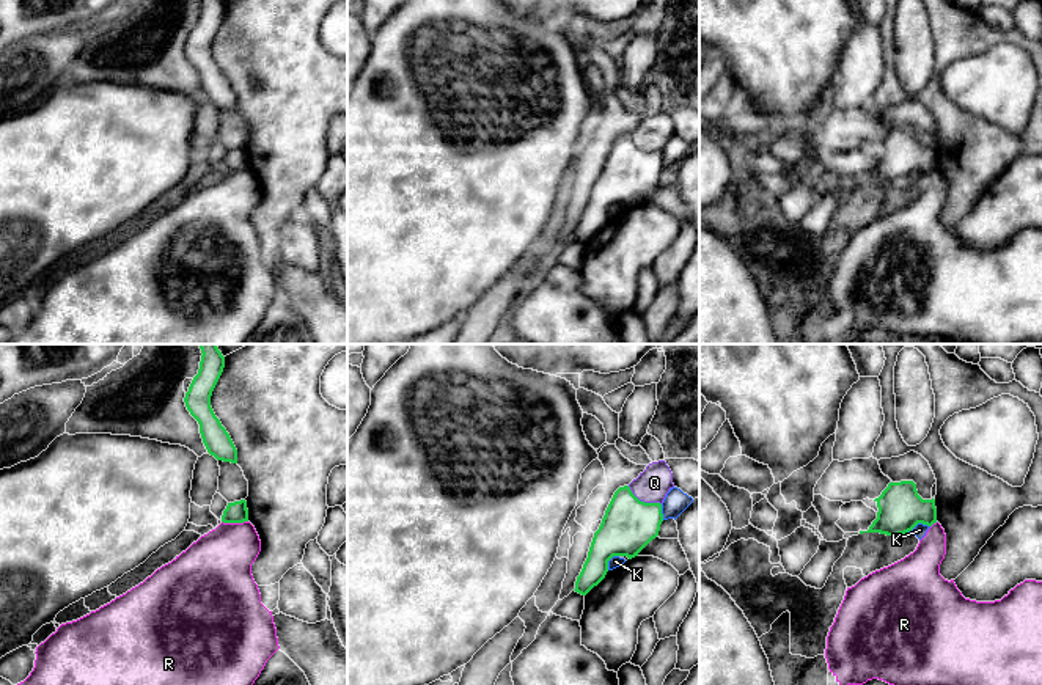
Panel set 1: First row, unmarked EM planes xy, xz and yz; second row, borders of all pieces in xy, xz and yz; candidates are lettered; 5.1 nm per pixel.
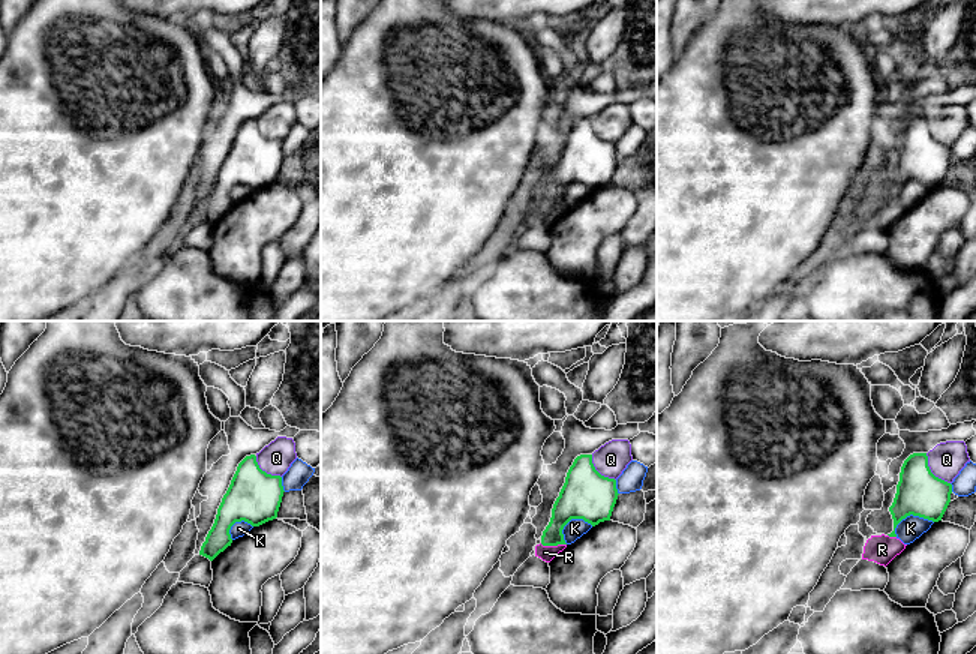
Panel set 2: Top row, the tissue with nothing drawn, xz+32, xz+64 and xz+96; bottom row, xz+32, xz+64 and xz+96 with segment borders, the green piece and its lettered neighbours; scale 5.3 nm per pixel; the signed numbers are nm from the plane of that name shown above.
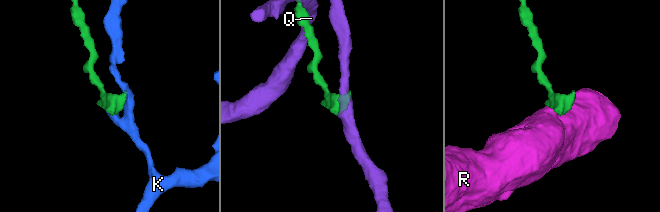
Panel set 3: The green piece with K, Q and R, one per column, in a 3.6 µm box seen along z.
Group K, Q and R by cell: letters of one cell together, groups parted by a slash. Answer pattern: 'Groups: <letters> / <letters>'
Groups: K / Q / R

